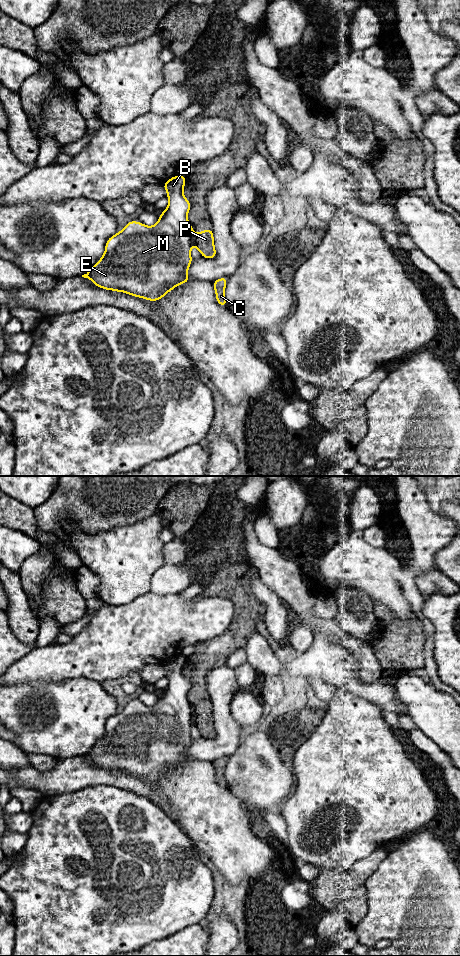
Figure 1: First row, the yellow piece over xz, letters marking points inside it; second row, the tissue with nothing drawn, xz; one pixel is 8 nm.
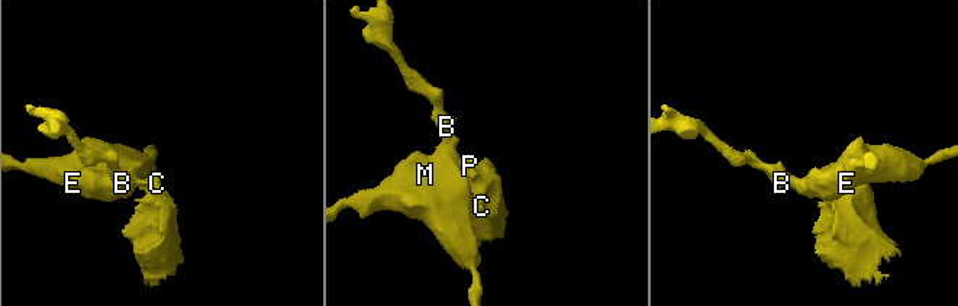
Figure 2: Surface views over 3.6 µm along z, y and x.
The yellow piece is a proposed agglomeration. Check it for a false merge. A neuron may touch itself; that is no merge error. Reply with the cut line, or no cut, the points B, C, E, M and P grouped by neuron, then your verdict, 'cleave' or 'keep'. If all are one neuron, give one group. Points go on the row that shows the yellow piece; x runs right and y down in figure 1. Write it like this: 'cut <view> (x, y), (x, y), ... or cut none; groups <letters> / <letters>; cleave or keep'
cut xz (193, 235), (194, 243); groups B E M / C P; cleave

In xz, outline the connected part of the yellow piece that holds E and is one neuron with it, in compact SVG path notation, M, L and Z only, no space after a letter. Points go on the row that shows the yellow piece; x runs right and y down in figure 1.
M179 174L162 184L168 193L169 205L160 213L158 222L152 227L134 220L128 222L121 232L107 240L102 258L82 277L92 280L97 287L125 292L151 302L163 298L181 283L191 281L187 272L193 260L190 250L194 233L187 219L191 203L183 195L186 180Z

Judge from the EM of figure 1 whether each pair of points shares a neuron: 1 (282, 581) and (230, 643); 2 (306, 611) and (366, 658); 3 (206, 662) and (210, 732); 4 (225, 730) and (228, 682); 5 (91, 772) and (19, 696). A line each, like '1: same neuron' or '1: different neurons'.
1: different neurons
2: same neuron
3: same neuron
4: same neuron
5: different neurons

